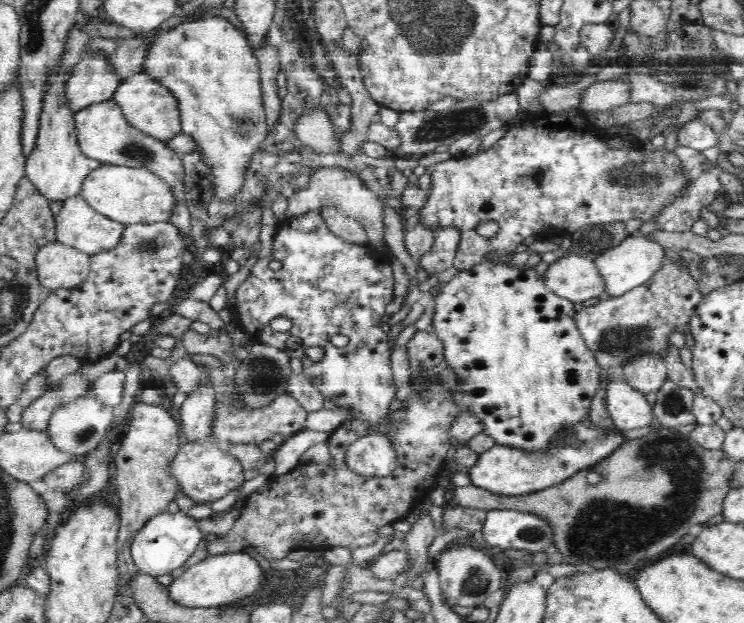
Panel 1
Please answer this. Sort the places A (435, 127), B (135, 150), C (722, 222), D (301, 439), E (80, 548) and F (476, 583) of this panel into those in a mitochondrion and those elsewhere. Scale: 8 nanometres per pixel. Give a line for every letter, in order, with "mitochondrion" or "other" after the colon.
A: mitochondrion
B: mitochondrion
C: other
D: other
E: other
F: mitochondrion

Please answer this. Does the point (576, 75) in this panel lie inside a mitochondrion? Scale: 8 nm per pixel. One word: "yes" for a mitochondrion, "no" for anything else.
no

